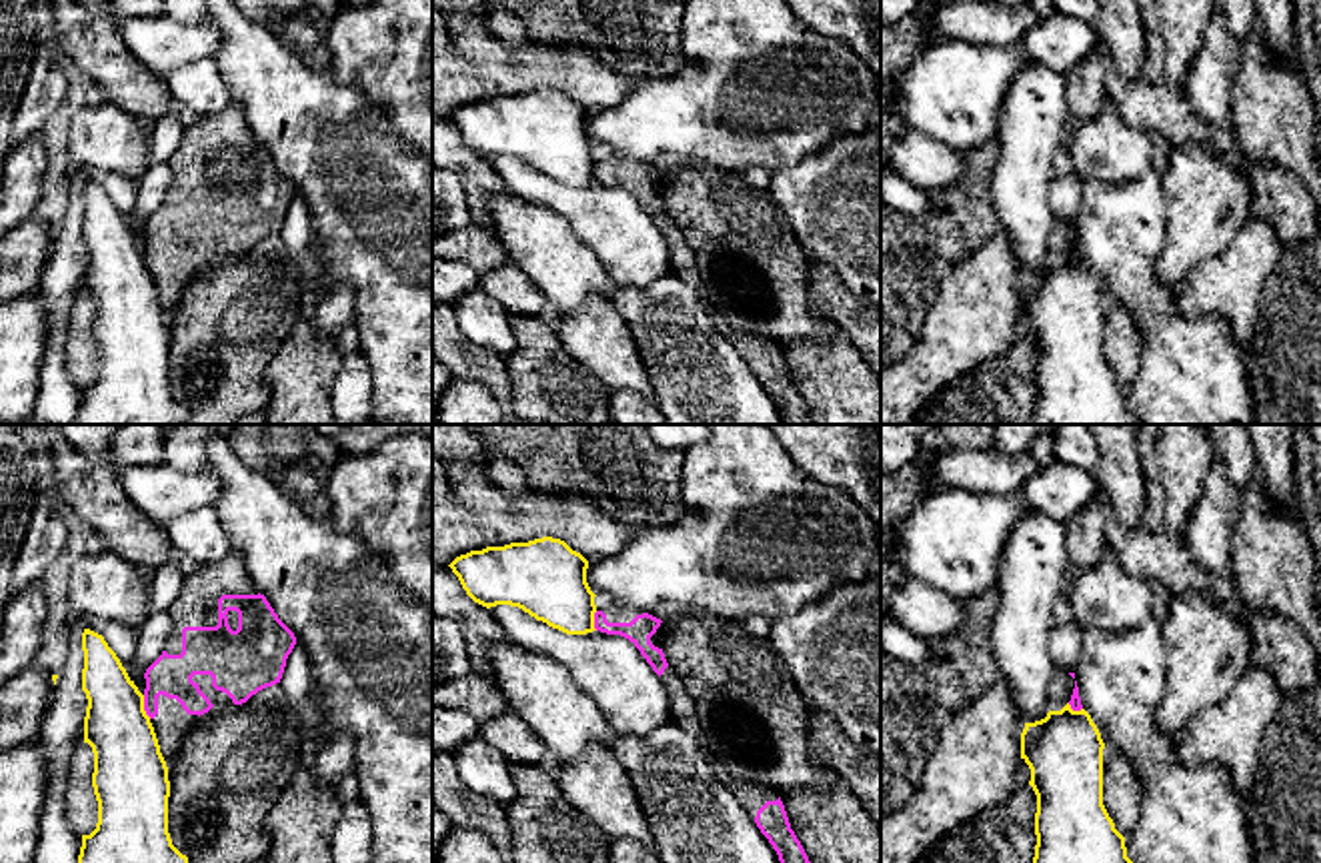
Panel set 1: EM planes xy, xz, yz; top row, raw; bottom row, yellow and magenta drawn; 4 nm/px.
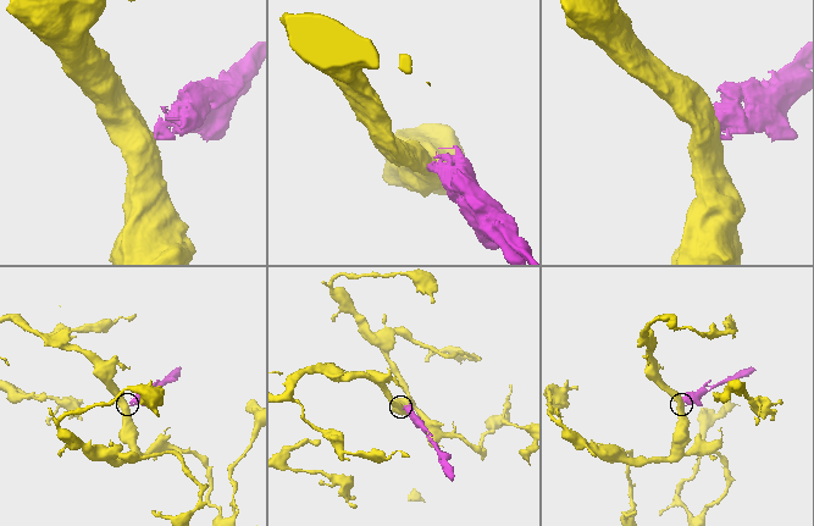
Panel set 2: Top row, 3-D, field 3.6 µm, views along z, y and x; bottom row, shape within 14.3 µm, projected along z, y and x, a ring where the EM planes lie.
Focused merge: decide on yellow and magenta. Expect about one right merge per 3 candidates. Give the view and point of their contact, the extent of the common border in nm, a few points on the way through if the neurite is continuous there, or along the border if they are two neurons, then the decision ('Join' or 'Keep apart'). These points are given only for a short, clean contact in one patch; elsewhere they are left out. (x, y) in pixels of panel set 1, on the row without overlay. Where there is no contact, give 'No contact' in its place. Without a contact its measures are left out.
Touches yellow at xy (143, 259). Shared border 100 nm. Boundary: xy (143, 247), (143, 259), (151, 269). Keep apart

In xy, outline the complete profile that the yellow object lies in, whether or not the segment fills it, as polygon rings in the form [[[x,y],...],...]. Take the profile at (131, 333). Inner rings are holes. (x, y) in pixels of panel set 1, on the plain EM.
[[[84,180],[82,202],[82,242],[88,250],[84,294],[94,304],[92,338],[98,374],[90,386],[82,386],[72,424],[186,424],[188,408],[172,396],[168,384],[168,318],[144,262],[144,246],[102,186]]]

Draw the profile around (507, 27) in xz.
[[[512,12],[490,14],[488,28],[498,40],[502,40],[514,48],[524,48],[530,44],[524,22]]]

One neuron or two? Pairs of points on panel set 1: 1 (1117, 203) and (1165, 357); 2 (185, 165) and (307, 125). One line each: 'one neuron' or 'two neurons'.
1: one neuron
2: two neurons

